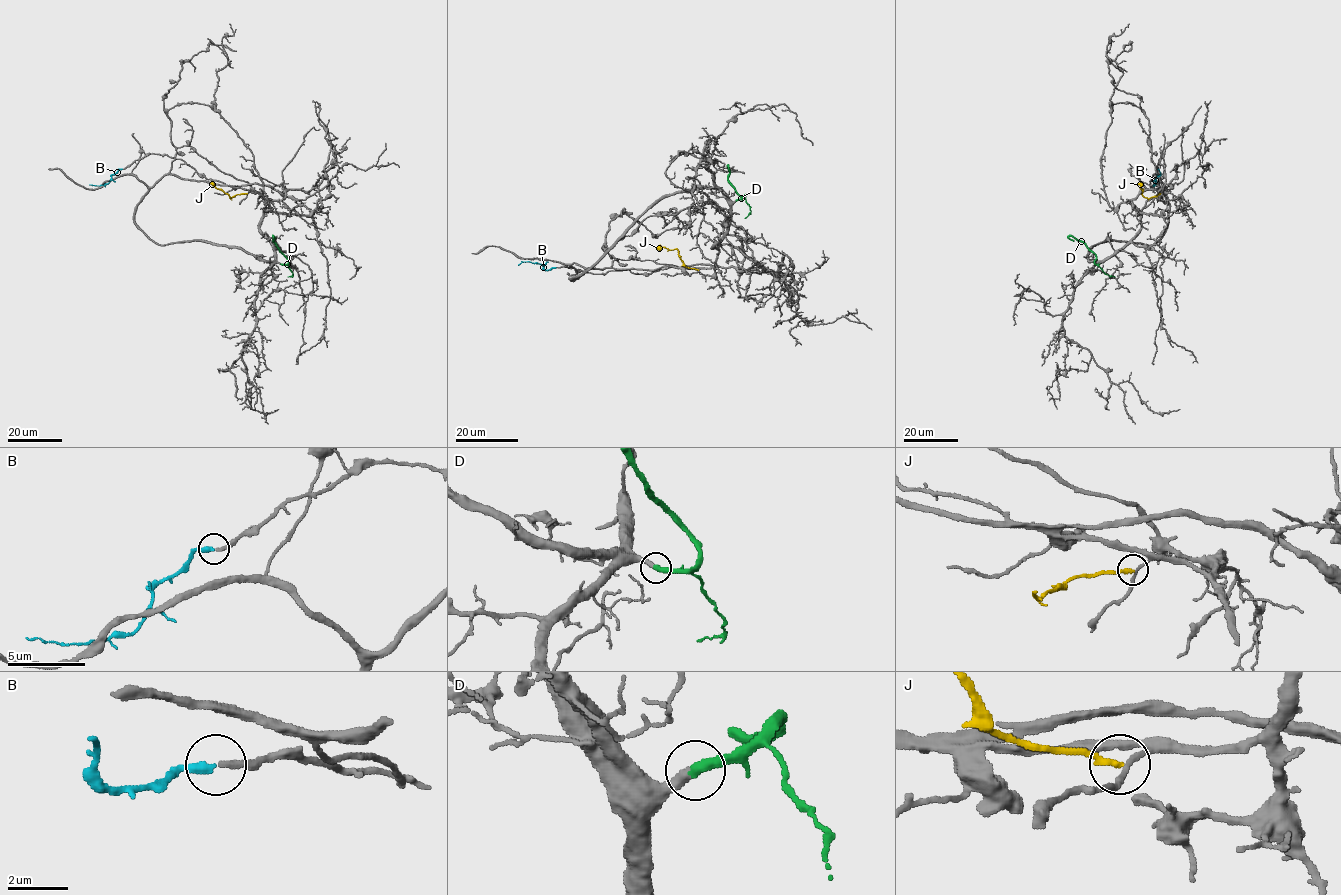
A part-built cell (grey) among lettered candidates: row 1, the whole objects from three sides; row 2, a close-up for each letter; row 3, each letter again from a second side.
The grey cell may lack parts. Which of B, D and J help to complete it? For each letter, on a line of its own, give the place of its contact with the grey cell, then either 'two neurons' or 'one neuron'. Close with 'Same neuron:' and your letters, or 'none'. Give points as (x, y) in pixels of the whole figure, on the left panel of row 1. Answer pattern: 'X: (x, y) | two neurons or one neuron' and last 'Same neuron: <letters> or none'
B: (122, 169) | one neuron
D: (280, 264) | one neuron
J: (247, 193) | two neurons
Same neuron: B, D

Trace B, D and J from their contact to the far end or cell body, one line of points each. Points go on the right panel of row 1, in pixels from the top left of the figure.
B: (1158, 168), (1160, 175), (1153, 186), (1156, 184)
D: (1099, 264), (1096, 264), (1096, 256), (1083, 242), (1068, 237), (1074, 241)
J: (1160, 193), (1145, 197), (1139, 183)

